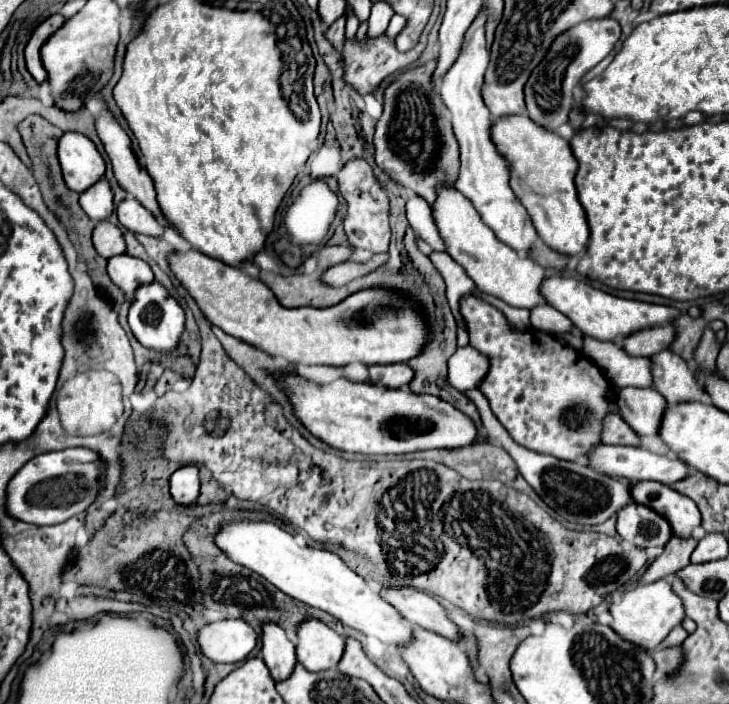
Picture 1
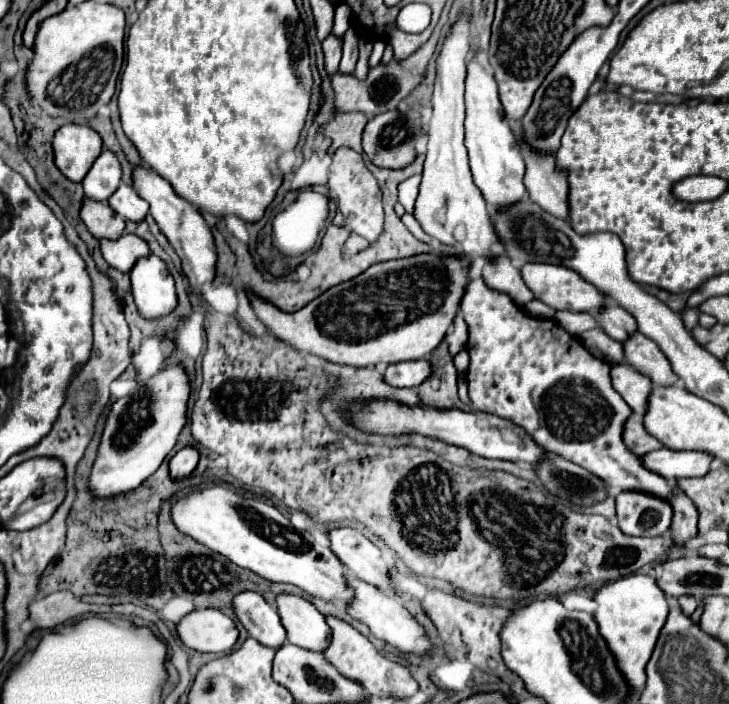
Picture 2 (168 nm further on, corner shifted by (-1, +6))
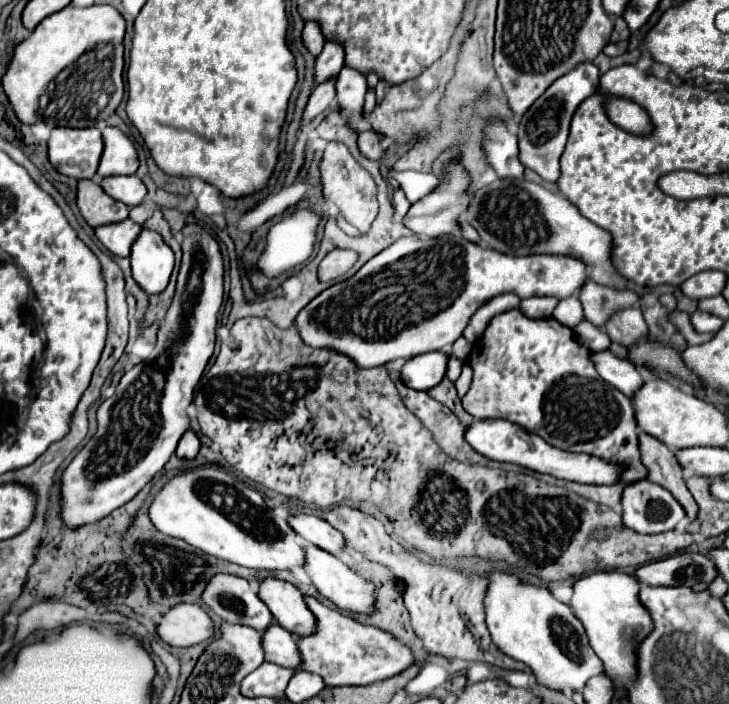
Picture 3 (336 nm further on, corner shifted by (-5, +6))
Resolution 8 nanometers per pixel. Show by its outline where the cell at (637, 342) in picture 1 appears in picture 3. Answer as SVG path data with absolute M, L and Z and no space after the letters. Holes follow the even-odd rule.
M587 278L587 286L579 292L579 300L585 310L585 318L593 322L595 326L603 326L607 322L607 316L617 312L619 308L627 308L640 302L641 296L627 290L627 292L615 292L609 286L599 286Z

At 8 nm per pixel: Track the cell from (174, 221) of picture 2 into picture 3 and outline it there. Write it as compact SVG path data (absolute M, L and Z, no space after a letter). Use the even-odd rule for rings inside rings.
M197 224L183 228L183 264L177 276L177 290L173 302L157 330L157 342L153 358L143 364L129 368L111 398L101 402L97 408L97 432L95 436L75 454L69 466L61 474L61 522L67 528L81 528L93 524L113 510L129 502L147 482L153 480L157 472L163 470L167 460L177 448L179 438L189 428L189 418L185 414L193 400L193 388L197 386L215 346L215 324L217 312L223 302L223 260L219 244Z

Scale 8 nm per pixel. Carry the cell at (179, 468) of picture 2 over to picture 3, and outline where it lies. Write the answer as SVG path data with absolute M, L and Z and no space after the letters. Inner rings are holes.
M189 428L185 434L183 434L183 438L179 440L179 444L177 444L177 456L179 458L195 458L197 456L197 452L199 452L199 438L197 438L197 434Z

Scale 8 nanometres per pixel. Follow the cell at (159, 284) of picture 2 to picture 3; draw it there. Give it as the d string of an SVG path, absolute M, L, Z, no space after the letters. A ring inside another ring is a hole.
M141 228L139 238L135 238L131 246L129 258L131 258L133 280L147 294L157 294L165 290L169 276L173 272L175 256L159 232Z

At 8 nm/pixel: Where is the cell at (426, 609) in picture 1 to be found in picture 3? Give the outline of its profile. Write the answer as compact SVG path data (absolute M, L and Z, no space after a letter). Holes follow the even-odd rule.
M293 514L291 518L287 518L289 526L307 542L335 554L339 550L343 550L343 534L339 530L335 530L329 522L325 522L323 518L315 516L315 514Z

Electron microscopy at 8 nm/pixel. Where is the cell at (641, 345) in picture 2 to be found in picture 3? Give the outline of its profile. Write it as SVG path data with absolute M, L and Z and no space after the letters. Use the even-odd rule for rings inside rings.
M633 306L633 308L623 308L619 312L615 312L607 322L605 322L605 332L609 334L609 338L621 346L629 346L633 342L637 342L639 338L643 338L649 330L647 324L641 316L641 308Z

